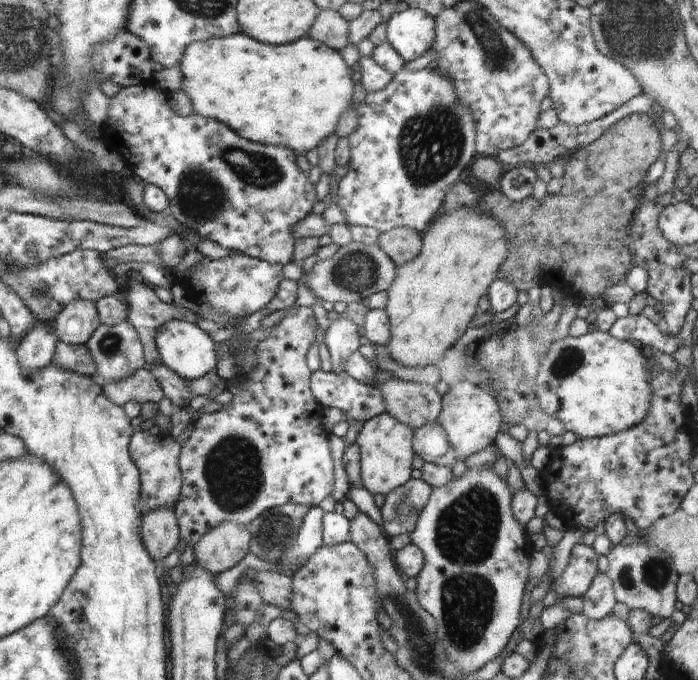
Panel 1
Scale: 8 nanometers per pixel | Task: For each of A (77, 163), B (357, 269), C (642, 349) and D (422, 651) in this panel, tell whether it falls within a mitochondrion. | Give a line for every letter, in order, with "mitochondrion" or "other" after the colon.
A: mitochondrion
B: mitochondrion
C: other
D: mitochondrion

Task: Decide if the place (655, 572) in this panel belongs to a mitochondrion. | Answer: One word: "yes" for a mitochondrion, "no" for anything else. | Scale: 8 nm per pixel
yes

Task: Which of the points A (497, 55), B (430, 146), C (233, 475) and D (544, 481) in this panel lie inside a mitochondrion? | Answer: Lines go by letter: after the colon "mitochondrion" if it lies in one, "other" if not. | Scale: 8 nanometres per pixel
A: mitochondrion
B: mitochondrion
C: mitochondrion
D: other

